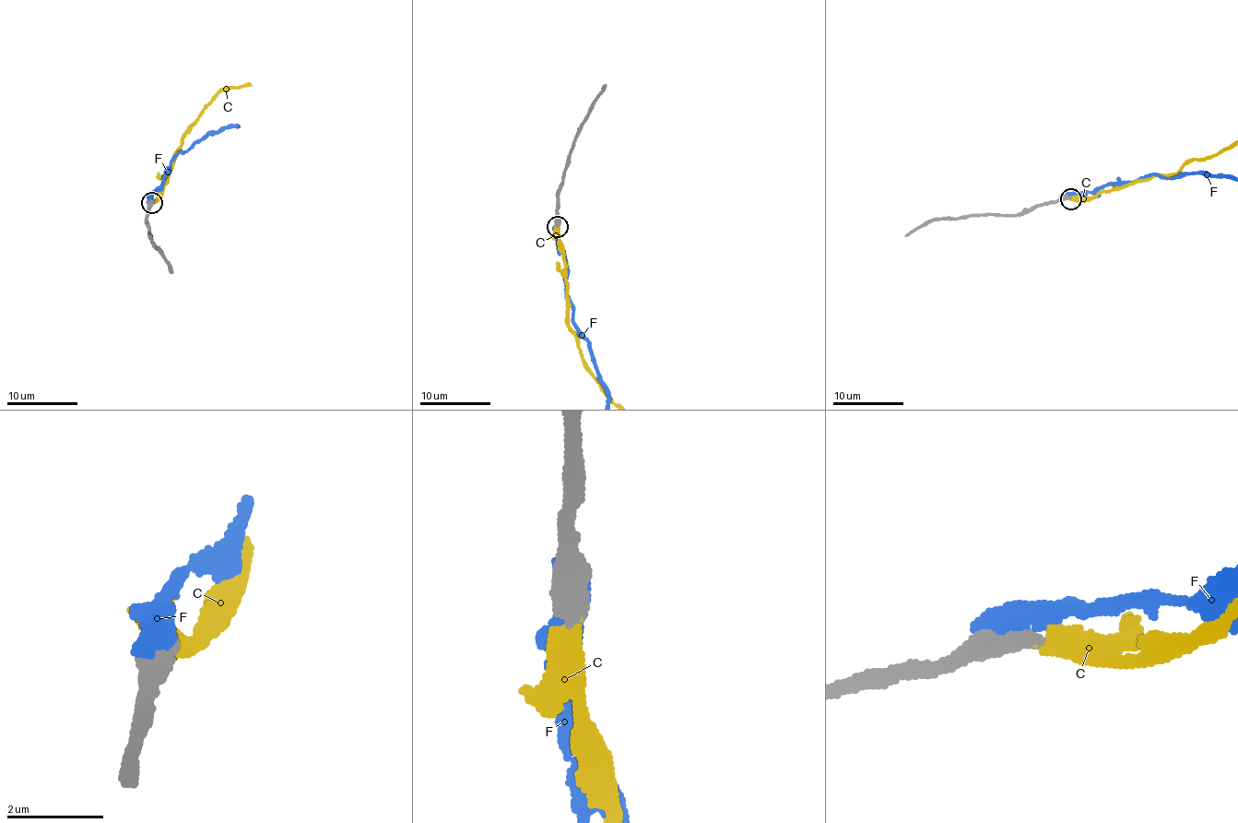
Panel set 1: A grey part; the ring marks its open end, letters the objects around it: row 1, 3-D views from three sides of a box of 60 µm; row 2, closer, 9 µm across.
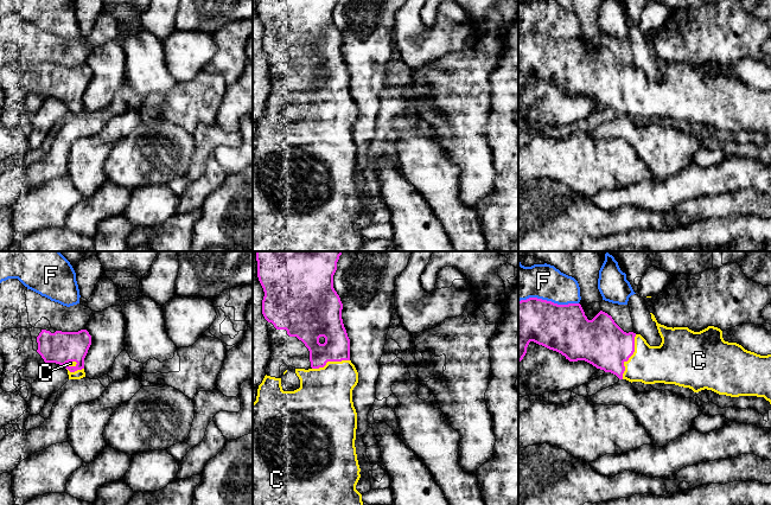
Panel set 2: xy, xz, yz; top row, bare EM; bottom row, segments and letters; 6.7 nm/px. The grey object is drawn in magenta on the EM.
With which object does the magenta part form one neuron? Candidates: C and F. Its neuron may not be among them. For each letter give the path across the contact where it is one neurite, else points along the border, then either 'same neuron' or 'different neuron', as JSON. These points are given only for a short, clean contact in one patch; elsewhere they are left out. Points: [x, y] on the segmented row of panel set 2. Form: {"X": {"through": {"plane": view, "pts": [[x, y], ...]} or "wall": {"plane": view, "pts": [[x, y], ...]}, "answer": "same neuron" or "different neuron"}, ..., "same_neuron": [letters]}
{"C": {"through": {"plane": "yz", "pts": [[600, 342], [615, 351], [630, 356], [642, 363], [666, 363]]}, "answer": "same neuron"}, "F": {"answer": "different neuron"}, "same_neuron": ["C"]}

